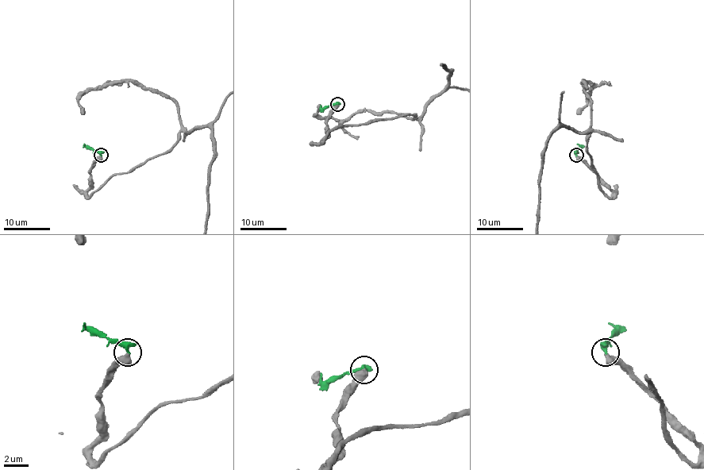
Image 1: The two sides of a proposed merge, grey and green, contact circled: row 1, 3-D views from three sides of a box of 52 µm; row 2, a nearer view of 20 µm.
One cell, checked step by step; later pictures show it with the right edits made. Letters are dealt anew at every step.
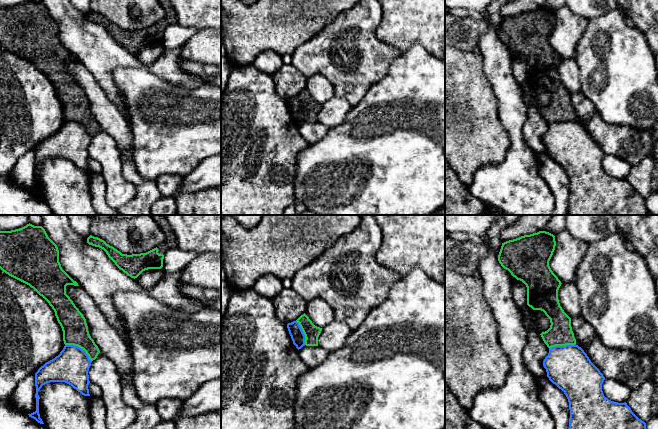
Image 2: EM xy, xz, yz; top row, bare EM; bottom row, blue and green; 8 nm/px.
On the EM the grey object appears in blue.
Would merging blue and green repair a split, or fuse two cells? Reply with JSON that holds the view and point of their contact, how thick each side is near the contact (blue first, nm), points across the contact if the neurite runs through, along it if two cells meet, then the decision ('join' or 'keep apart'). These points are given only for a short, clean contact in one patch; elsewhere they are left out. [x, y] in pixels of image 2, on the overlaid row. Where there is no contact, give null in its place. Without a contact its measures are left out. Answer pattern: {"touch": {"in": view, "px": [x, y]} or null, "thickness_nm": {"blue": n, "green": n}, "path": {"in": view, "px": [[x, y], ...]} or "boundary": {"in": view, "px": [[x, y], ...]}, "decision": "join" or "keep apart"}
{"touch": {"in": "xy", "px": [79, 347]}, "thickness_nm": {"blue": 280, "green": 200}, "boundary": {"in": "xy", "px": [[65, 344], [79, 346], [91, 361]]}, "decision": "keep apart"}

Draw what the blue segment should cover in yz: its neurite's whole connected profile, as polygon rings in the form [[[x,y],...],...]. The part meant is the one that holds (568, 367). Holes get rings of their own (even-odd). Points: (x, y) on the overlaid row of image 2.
[[[578,345],[555,346],[549,349],[543,361],[547,377],[561,389],[569,402],[568,429],[646,429],[626,402],[618,403],[606,398],[602,391],[605,377]]]

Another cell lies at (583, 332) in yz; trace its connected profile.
[[[581,314],[571,318],[571,327],[576,339],[576,345],[585,349],[585,347],[596,336],[593,327],[582,317]]]

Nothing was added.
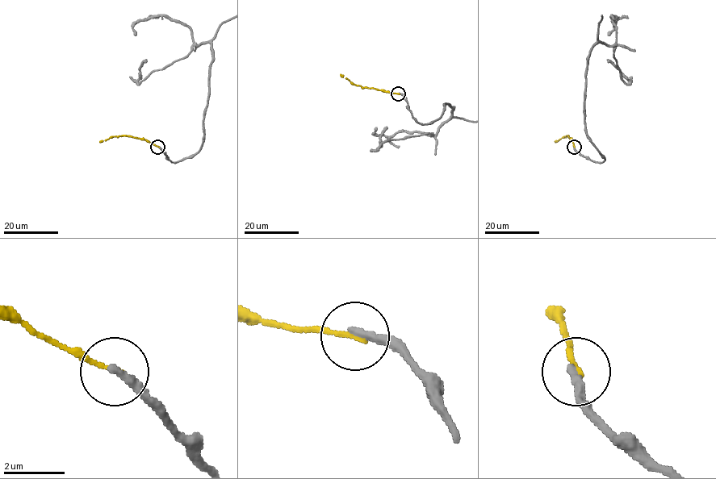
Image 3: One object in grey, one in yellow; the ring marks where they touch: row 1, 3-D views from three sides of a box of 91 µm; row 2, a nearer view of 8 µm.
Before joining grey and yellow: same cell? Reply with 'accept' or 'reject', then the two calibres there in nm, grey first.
reject; calibres 280 and 160 nm

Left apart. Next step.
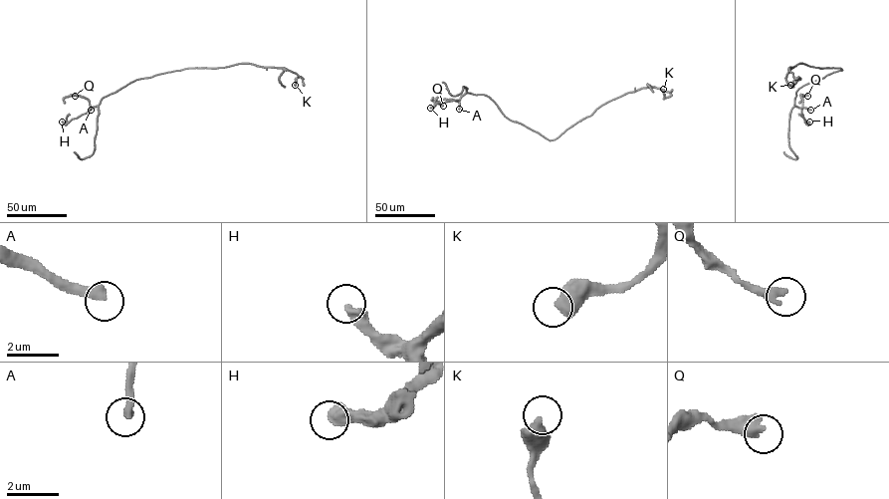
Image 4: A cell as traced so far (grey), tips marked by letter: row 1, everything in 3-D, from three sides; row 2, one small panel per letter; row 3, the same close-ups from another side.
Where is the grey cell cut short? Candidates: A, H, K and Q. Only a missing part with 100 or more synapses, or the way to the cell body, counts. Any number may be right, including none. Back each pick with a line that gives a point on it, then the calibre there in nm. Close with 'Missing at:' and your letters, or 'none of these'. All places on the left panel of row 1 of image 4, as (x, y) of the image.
A: (91, 110) | 340 nm
Missing at: A

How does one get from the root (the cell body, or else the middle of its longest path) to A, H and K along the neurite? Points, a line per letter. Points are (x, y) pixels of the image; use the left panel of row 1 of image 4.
A: (169, 72), (136, 80), (104, 97), (91, 110)
H: (169, 72), (136, 80), (104, 97), (98, 105), (66, 124), (62, 122)
K: (169, 72), (250, 63), (291, 71), (302, 78), (296, 78), (295, 85)

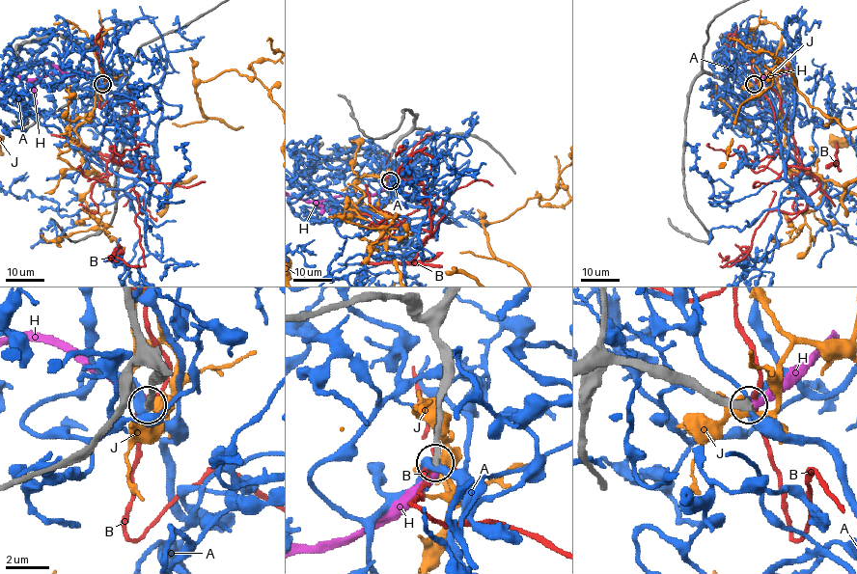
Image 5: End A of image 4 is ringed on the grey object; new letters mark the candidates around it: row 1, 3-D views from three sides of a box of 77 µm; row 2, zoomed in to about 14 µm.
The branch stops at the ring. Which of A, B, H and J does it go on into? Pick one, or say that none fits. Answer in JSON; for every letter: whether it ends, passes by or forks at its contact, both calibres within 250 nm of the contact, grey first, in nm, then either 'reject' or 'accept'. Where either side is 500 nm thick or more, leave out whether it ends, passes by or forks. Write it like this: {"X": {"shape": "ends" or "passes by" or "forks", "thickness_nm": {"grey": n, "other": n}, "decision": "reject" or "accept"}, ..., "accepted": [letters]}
{"A": {"shape": "passes by", "thickness_nm": {"grey": 360, "other": 420}, "decision": "reject"}, "B": {"shape": "passes by", "thickness_nm": {"grey": 360, "other": 200}, "decision": "reject"}, "H": {"shape": "ends", "thickness_nm": {"grey": 360, "other": 340}, "decision": "accept"}, "J": {"shape": "forks", "thickness_nm": {"grey": 400, "other": 400}, "decision": "reject"}, "accepted": ["H"]}

